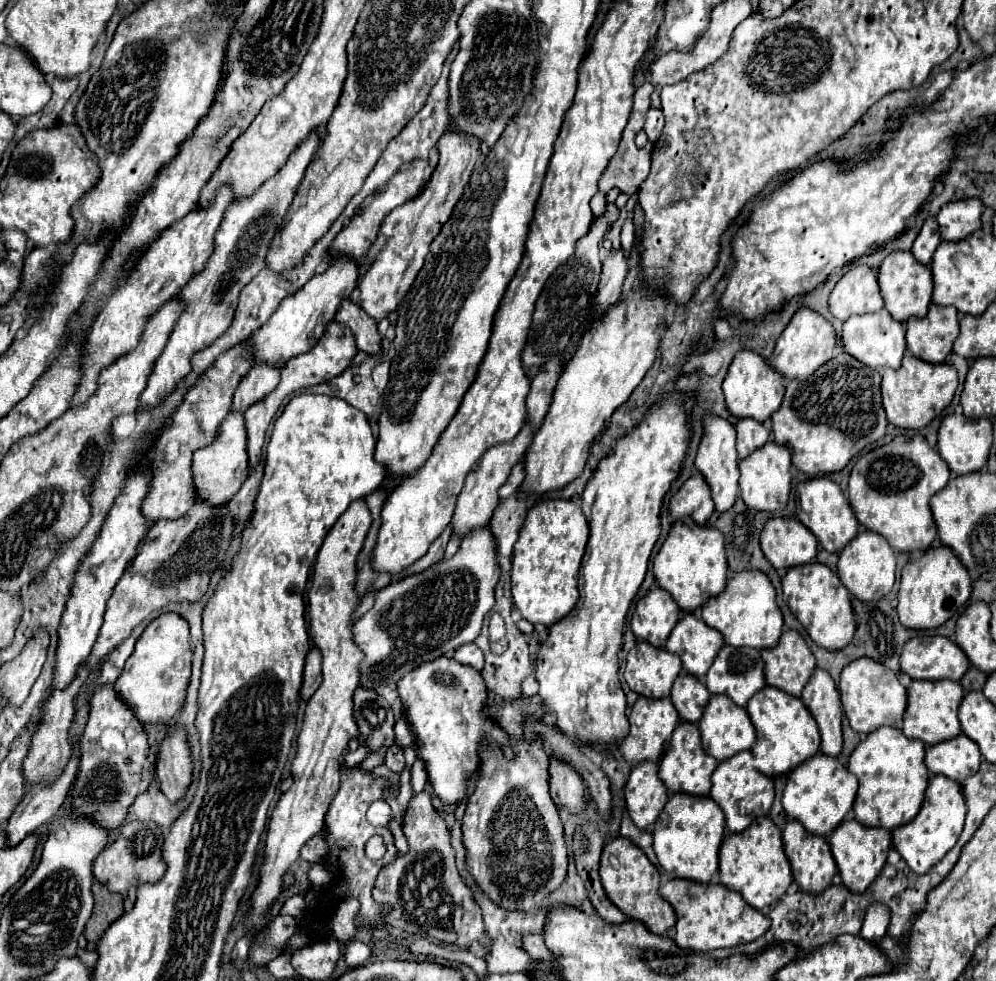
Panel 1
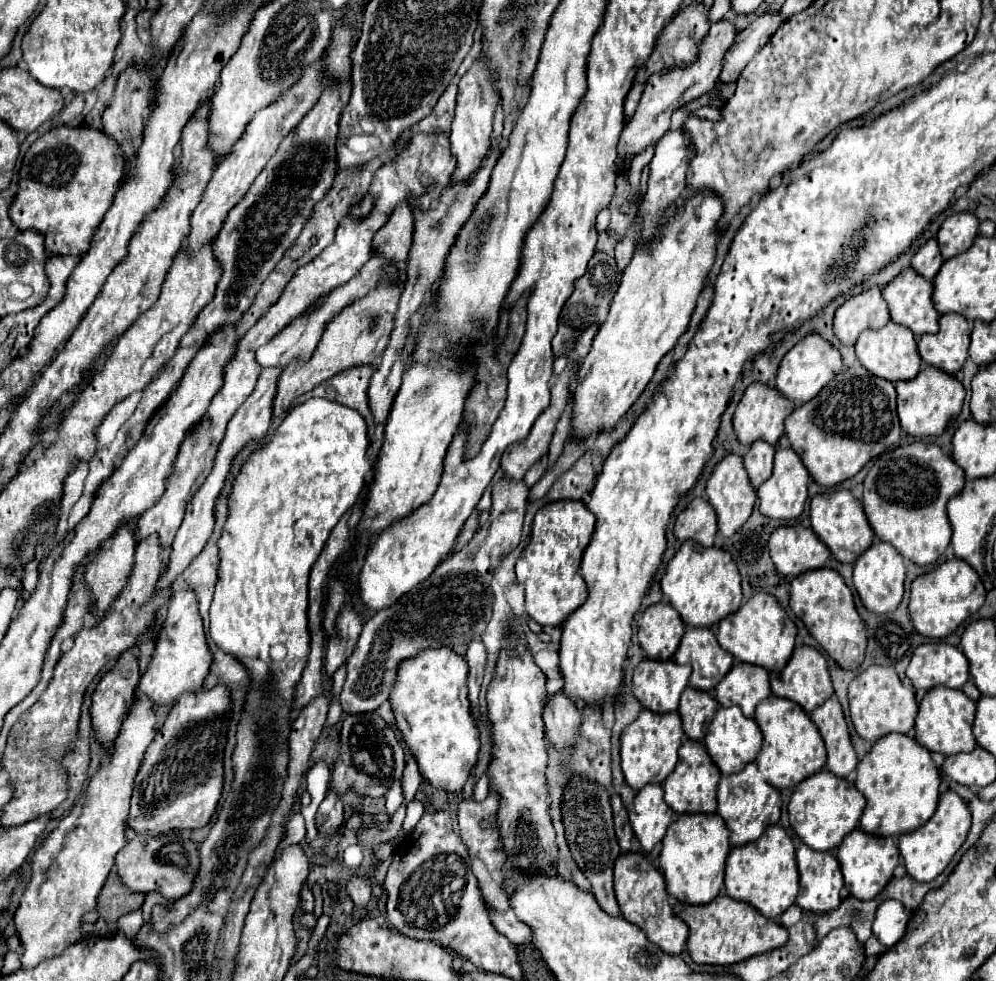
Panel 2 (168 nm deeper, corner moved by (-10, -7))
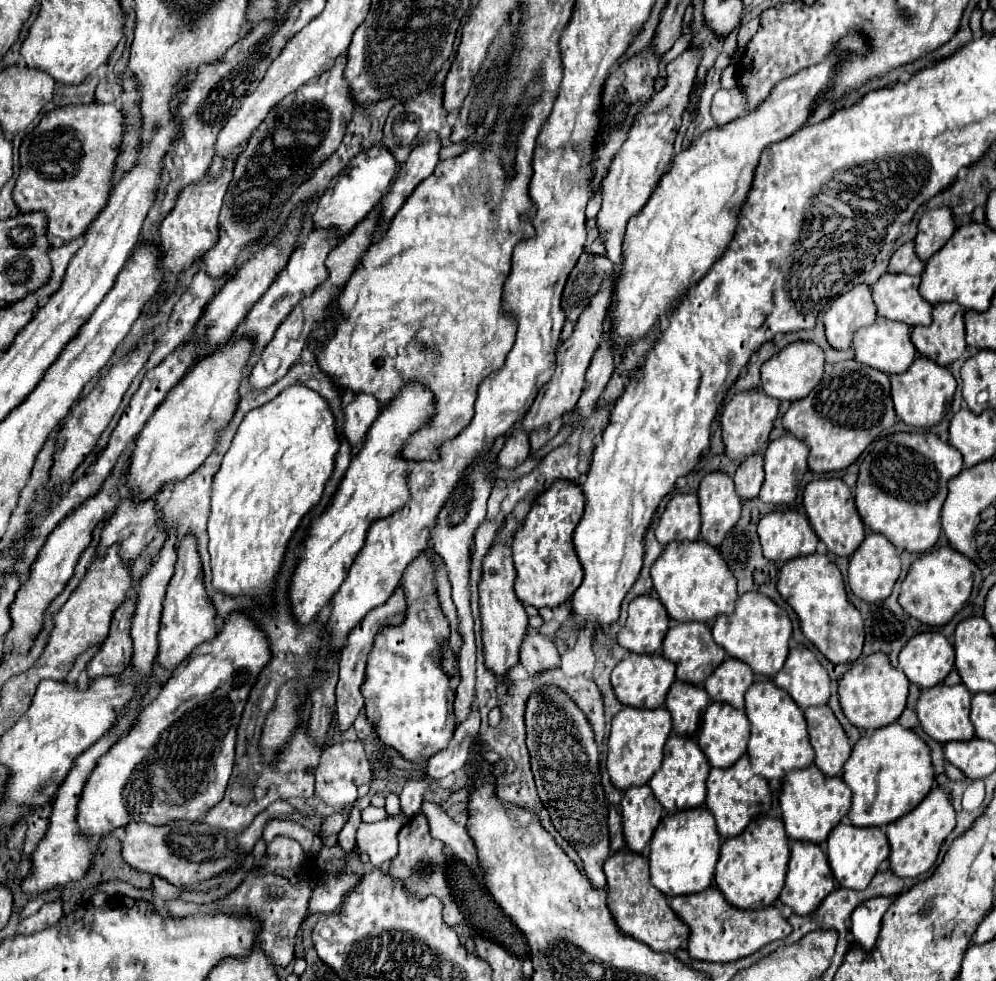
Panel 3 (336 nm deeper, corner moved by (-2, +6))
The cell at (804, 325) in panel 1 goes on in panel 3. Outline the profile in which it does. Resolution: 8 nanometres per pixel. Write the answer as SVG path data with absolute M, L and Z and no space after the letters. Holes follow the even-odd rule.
M793 342L761 366L761 390L767 396L777 398L779 402L801 400L821 380L823 364L825 364L825 358L823 358L823 350L819 346L815 346L811 342Z

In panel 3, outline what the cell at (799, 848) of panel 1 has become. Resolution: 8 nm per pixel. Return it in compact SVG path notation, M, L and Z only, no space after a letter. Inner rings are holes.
M793 842L791 860L789 860L787 876L785 876L785 886L783 886L783 892L781 892L779 900L785 906L789 906L795 914L805 916L805 914L817 910L821 900L825 900L825 896L833 890L835 890L835 876L829 868L829 862L827 862L827 856L823 854L823 850L817 844Z

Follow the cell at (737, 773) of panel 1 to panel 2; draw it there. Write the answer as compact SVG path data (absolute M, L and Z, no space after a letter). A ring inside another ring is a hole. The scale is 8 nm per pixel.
M757 763L745 765L745 769L741 769L739 773L723 775L719 781L717 803L717 813L727 823L733 845L745 845L749 841L755 841L765 831L765 827L777 823L781 815L781 795L761 777Z

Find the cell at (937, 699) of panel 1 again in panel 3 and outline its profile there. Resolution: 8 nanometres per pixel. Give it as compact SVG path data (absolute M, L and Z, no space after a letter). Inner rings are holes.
M937 684L929 690L921 690L921 696L917 700L917 718L921 728L935 740L935 742L953 742L953 740L971 740L975 736L973 724L969 720L971 710L971 692L963 686L945 686Z

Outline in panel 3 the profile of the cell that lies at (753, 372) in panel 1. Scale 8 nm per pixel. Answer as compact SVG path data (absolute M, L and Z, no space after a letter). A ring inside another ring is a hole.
M761 390L737 394L727 406L723 406L723 412L721 412L721 432L723 432L725 454L731 460L743 460L749 454L759 452L767 444L777 412L779 412L779 402L771 396L765 396Z

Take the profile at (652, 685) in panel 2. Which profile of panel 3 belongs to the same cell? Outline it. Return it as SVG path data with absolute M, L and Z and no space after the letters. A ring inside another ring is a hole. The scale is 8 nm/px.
M629 654L611 672L611 686L617 694L617 700L623 706L645 708L645 710L661 708L665 704L665 696L673 682L675 682L675 666L671 660L665 660L661 654Z

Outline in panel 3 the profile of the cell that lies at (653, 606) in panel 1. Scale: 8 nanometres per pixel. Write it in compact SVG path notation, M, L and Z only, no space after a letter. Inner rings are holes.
M645 594L629 604L629 616L617 642L629 652L655 654L669 630L669 614L657 596Z

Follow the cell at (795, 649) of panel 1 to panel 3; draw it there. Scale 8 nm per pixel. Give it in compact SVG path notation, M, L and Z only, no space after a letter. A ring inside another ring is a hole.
M805 646L791 648L785 666L771 680L775 686L785 690L801 710L829 702L827 670Z

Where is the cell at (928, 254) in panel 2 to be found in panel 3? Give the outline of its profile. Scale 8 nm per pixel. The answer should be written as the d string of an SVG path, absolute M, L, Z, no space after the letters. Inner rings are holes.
M913 242L903 244L903 246L891 256L889 266L887 266L887 272L891 272L891 274L921 274L925 264L923 264L921 260L917 260L913 248L915 248Z

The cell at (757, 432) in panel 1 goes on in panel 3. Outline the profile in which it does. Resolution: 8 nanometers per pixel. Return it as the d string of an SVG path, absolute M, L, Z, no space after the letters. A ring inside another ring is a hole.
M759 454L747 456L739 466L739 470L735 472L733 480L735 492L741 496L741 500L757 498L763 484L763 458Z

